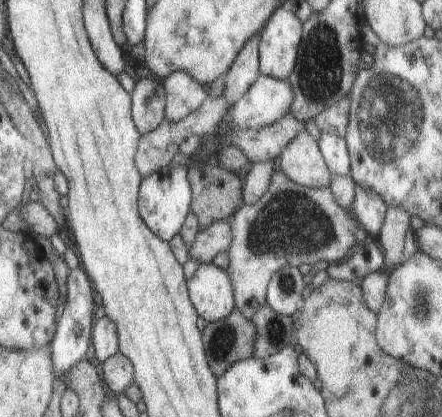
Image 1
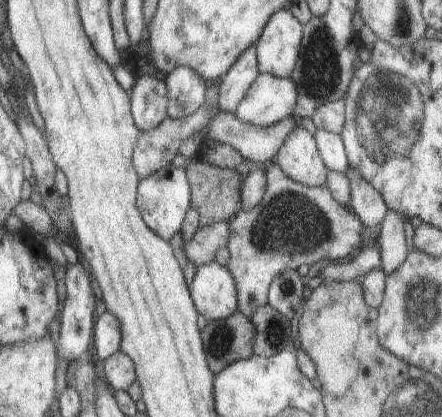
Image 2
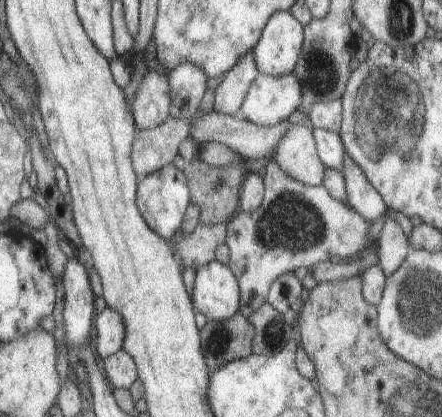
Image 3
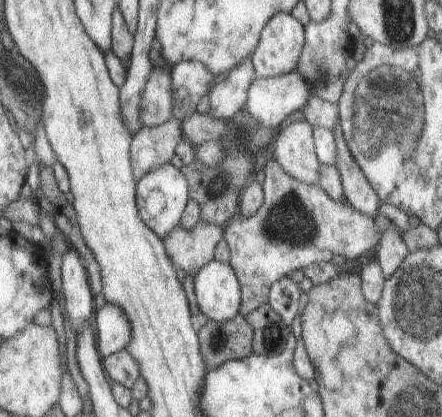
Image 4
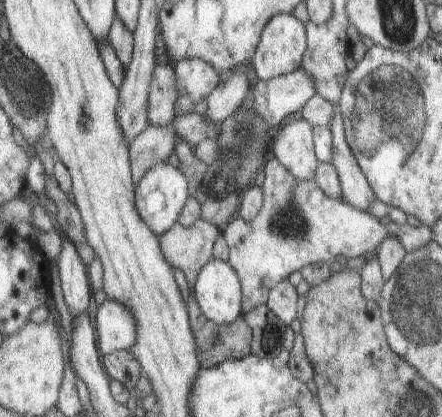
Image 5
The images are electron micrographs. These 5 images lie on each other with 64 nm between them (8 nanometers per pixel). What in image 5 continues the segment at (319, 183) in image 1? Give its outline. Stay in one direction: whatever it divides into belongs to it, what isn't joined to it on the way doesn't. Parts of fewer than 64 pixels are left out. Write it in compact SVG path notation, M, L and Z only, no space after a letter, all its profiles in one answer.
M293 120L279 126L271 134L271 150L275 158L299 180L313 180L319 158L315 156L313 124L307 120Z

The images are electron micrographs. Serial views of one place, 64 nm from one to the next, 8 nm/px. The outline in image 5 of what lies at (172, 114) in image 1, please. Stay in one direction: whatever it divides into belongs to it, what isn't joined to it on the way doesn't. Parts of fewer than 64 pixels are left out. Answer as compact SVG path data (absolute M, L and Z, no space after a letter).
M203 58L179 60L173 64L173 68L177 74L179 96L185 100L189 108L195 106L201 98L211 96L211 92L221 84L215 66Z

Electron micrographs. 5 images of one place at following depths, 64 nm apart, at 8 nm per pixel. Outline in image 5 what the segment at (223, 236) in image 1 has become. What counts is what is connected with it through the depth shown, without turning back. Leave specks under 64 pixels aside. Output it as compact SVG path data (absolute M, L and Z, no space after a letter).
M197 220L193 226L183 226L175 222L171 232L161 236L167 260L181 272L183 286L187 294L195 294L195 282L201 268L213 258L213 246L221 228L211 222Z

